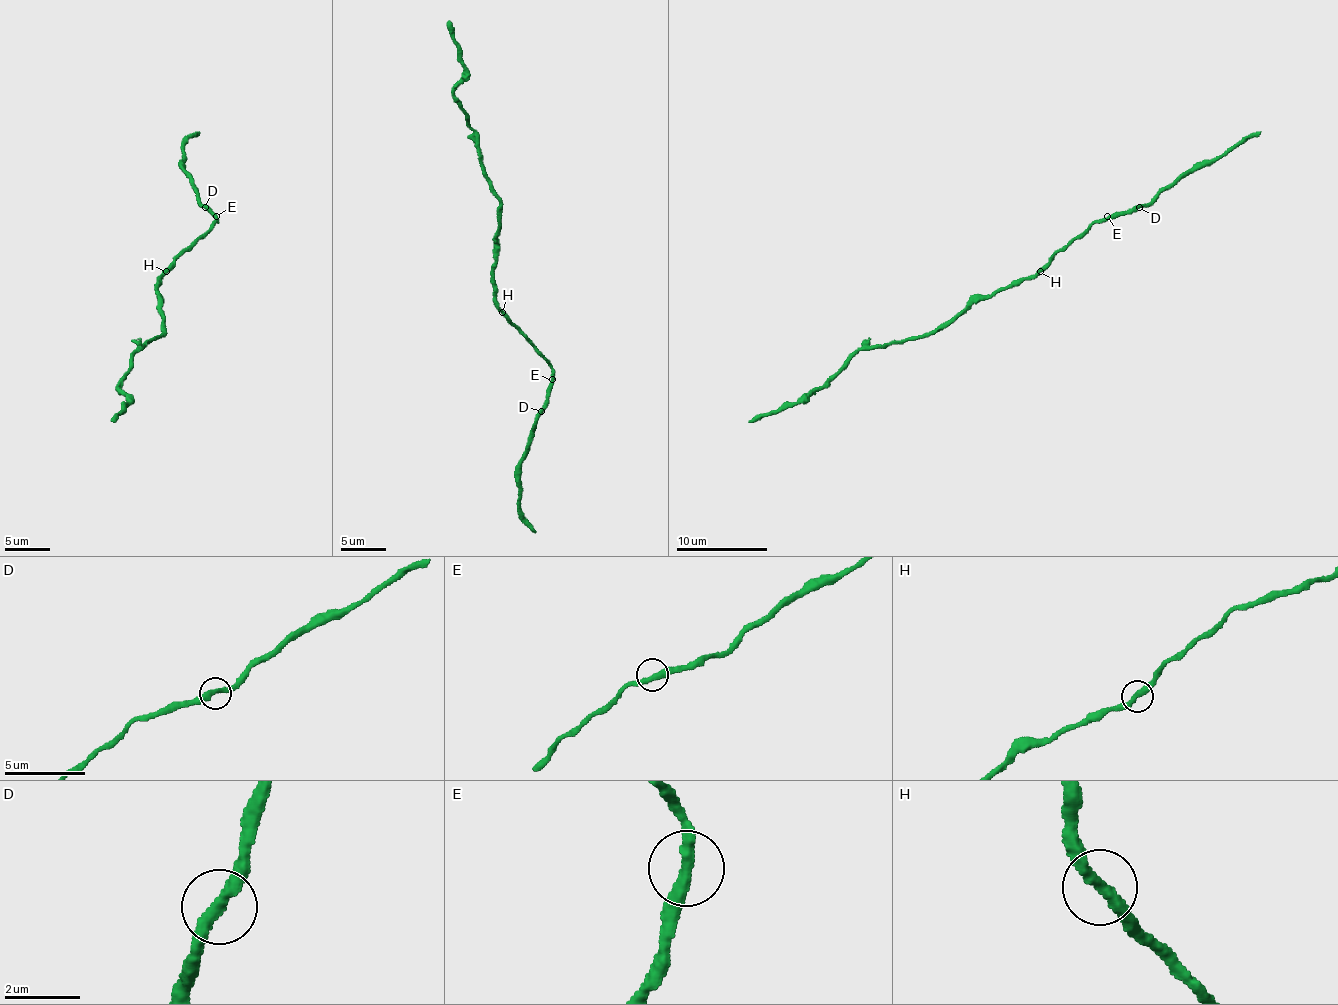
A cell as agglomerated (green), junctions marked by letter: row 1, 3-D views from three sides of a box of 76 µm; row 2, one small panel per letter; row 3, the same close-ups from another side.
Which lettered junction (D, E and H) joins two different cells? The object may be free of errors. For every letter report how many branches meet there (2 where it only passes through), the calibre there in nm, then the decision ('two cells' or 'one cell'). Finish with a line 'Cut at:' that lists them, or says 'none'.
D: 2 branches meet; 340 nm thick; one cell
E: 2 branches meet; 340 nm thick; one cell
H: 2 branches meet; 360 nm thick; one cell
Cut at: none

